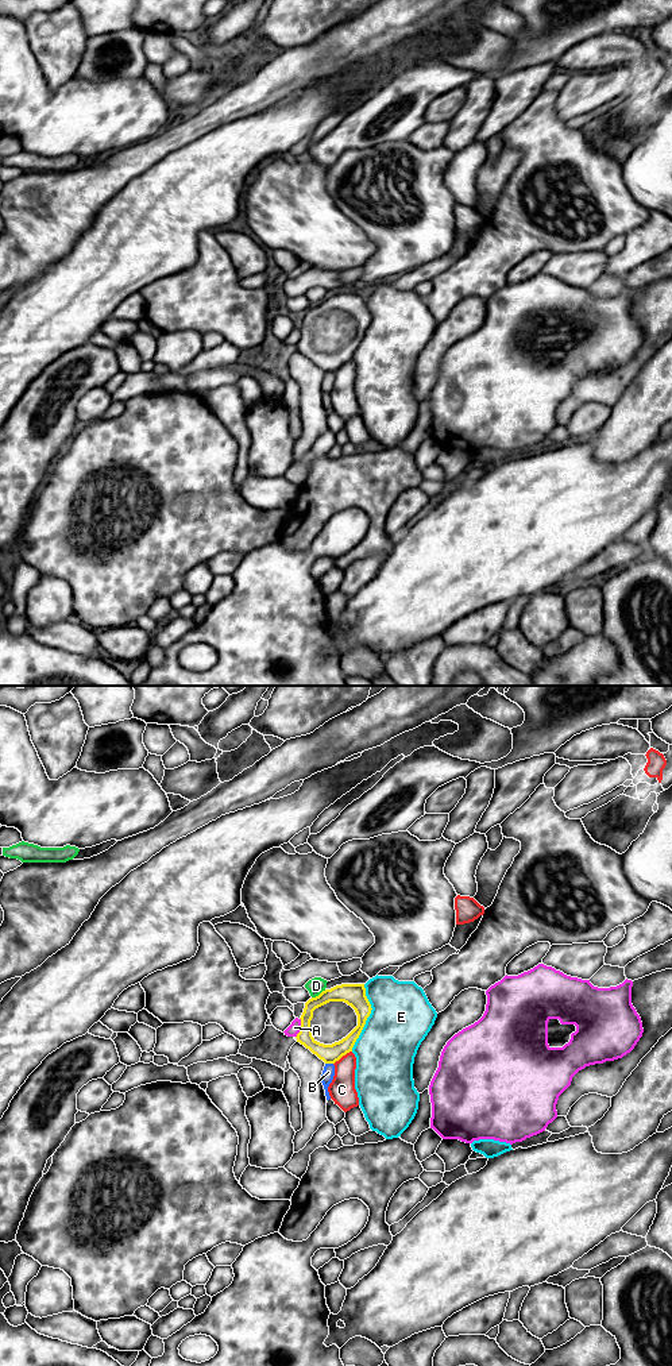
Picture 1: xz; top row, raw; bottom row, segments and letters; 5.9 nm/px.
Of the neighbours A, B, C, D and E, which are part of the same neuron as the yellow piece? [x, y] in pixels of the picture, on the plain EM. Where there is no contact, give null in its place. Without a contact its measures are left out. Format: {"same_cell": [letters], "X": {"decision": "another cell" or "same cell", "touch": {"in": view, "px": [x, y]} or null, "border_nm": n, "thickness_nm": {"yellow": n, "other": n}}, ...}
{"same_cell": [], "A": {"decision": "another cell", "touch": {"in": "xz", "px": [301, 336]}, "border_nm": 120, "thickness_nm": {"yellow": 110, "other": 70}}, "B": {"decision": "another cell", "touch": {"in": "xz", "px": [329, 371]}, "border_nm": 50, "thickness_nm": {"yellow": 110, "other": 70}}, "C": {"decision": "another cell", "touch": {"in": "xz", "px": [342, 365]}, "border_nm": 140, "thickness_nm": {"yellow": 110, "other": 160}}, "D": {"decision": "another cell", "touch": {"in": "xz", "px": [320, 303]}, "border_nm": 100, "thickness_nm": {"yellow": 140, "other": 100}}, "E": {"decision": "another cell", "touch": {"in": "xz", "px": [367, 325]}, "border_nm": 400, "thickness_nm": {"yellow": 140, "other": 360}}}

